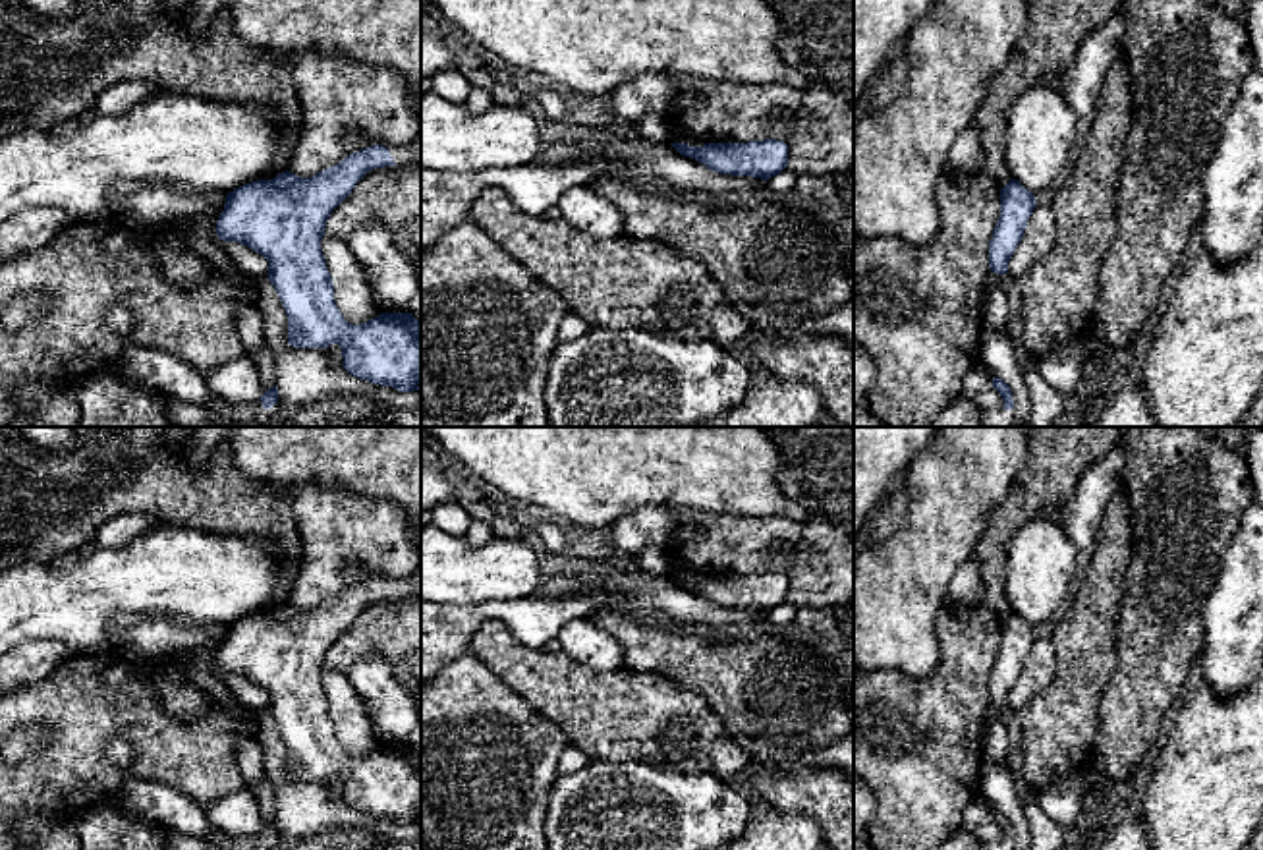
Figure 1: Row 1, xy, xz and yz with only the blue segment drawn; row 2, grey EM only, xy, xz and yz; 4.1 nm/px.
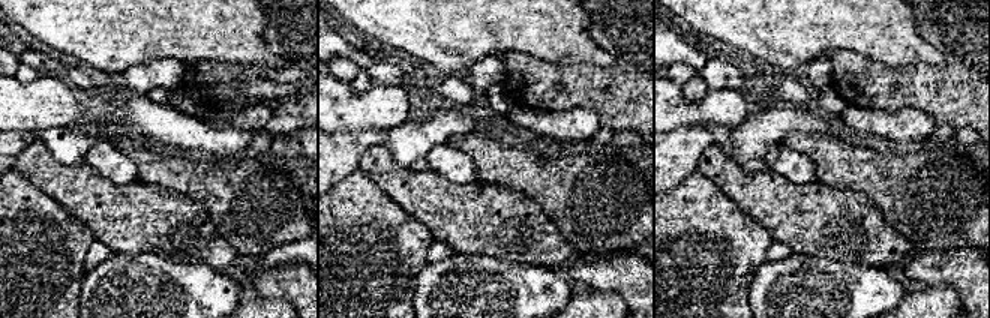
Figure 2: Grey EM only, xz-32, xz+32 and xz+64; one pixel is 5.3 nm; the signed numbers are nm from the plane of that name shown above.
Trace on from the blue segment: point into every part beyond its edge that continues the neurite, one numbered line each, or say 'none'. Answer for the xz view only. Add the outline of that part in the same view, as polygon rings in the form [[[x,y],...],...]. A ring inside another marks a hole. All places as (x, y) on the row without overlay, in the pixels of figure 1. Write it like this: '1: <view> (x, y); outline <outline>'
none

